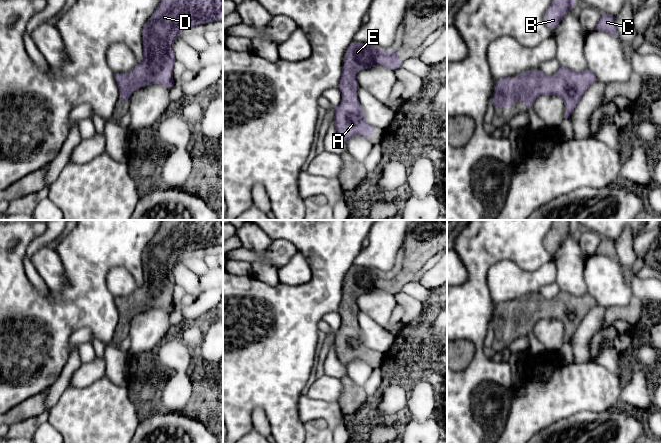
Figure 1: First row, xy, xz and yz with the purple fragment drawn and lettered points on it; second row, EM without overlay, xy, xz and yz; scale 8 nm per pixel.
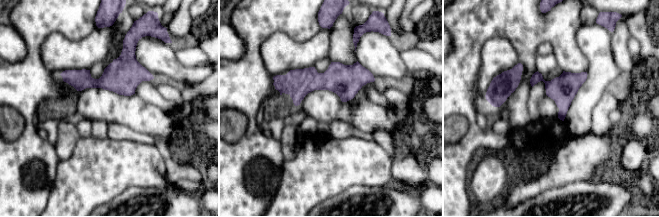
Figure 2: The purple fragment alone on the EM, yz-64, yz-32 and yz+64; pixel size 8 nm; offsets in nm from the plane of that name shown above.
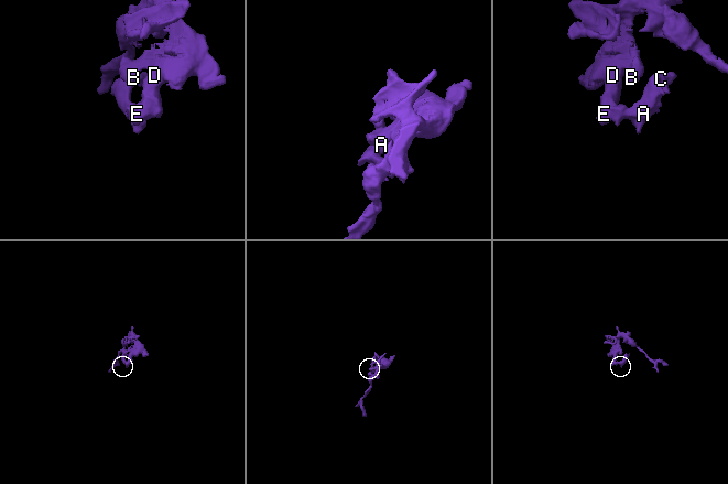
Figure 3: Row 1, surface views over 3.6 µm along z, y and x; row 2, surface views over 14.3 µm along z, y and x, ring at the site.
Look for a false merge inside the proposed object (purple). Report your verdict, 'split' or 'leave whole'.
leave whole

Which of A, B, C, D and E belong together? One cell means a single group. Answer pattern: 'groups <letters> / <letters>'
groups A B C D E

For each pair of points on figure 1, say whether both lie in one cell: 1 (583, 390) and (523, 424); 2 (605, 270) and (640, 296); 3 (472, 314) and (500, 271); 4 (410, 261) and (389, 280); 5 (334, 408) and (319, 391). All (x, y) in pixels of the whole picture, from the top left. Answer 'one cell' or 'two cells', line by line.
1: one cell
2: two cells
3: two cells
4: one cell
5: two cells

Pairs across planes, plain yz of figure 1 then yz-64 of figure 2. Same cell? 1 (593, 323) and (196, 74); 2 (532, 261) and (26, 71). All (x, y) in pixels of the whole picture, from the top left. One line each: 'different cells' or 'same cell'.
1: same cell
2: same cell

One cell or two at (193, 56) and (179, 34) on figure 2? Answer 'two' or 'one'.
one

